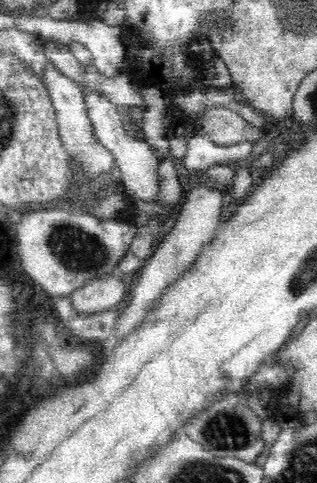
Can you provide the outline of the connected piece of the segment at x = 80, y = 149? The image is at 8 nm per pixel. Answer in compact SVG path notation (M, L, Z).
M46 63L43 66L41 81L46 86L46 91L51 97L51 103L56 109L58 130L64 147L74 153L76 161L80 161L80 166L84 167L84 173L88 174L89 177L98 178L102 174L112 172L115 164L114 155L95 138L91 122L88 120L82 88L78 82L64 75L54 63Z

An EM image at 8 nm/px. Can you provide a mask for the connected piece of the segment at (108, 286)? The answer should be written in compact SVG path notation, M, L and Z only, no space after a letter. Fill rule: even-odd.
M121 275L88 282L84 289L76 290L70 297L75 314L97 316L113 310L129 292L128 282Z

